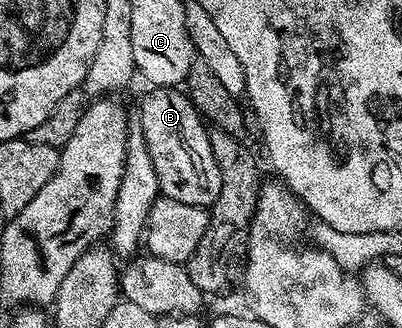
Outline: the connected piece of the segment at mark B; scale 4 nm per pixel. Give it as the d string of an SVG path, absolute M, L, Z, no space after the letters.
M155 86L151 93L137 105L141 130L145 134L145 146L149 146L149 158L153 158L153 170L157 170L157 182L162 195L170 200L185 202L189 206L210 209L217 194L221 194L221 170L217 158L213 158L211 134L199 111L186 91L175 86Z

